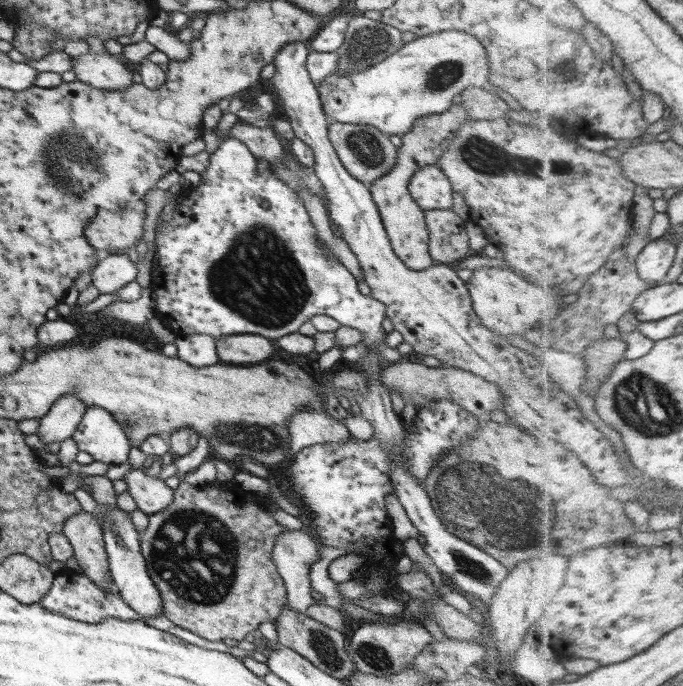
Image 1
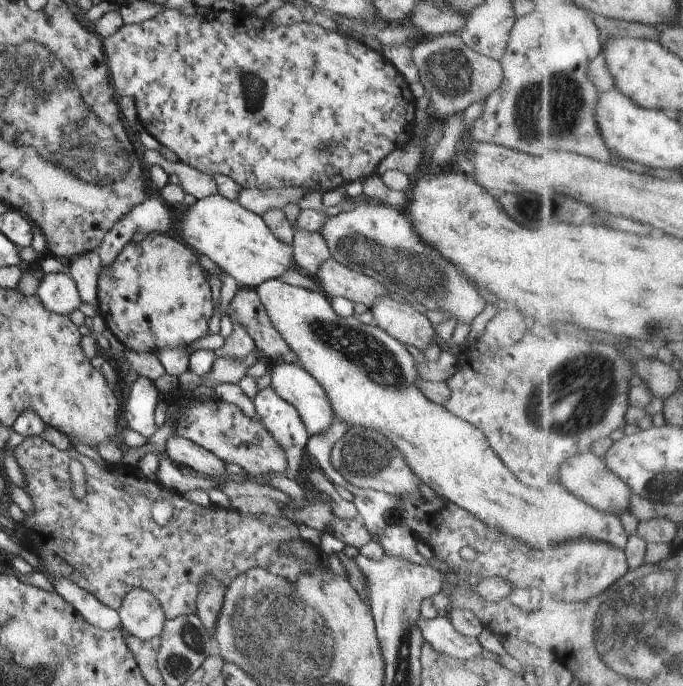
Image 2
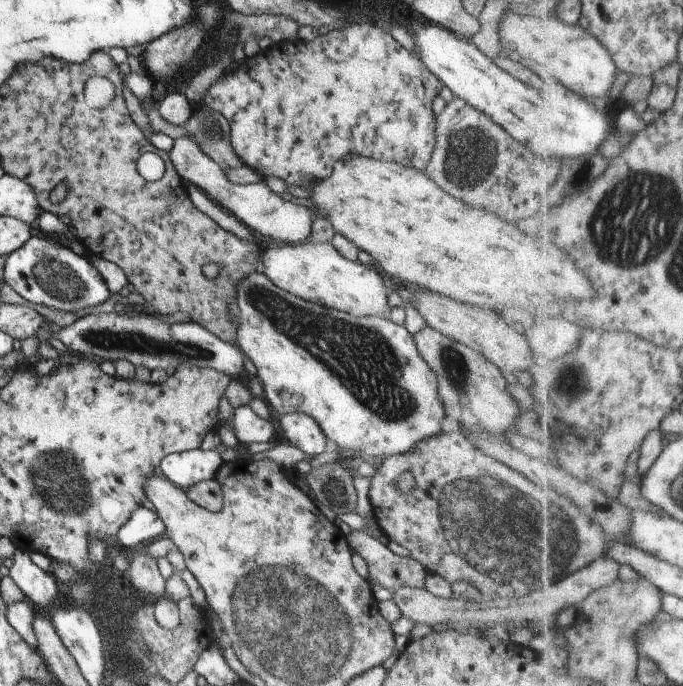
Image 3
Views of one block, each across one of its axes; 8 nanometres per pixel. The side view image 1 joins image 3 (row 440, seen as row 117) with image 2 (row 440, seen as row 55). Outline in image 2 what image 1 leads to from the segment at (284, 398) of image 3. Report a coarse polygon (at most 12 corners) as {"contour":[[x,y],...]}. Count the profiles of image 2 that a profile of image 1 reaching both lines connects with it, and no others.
{"contour":[[266,280],[272,325],[334,420],[378,430],[422,482],[552,551],[627,550],[620,515],[522,486],[417,388],[402,343],[322,292]]}

